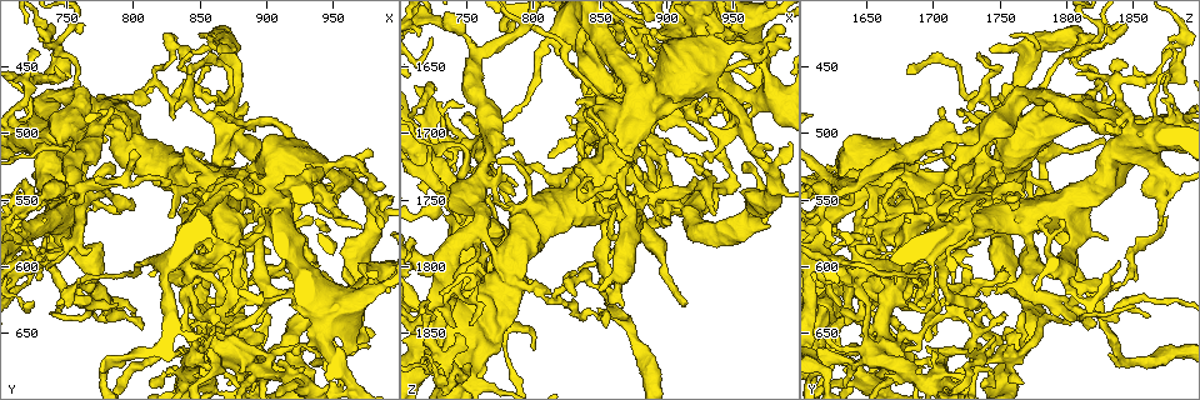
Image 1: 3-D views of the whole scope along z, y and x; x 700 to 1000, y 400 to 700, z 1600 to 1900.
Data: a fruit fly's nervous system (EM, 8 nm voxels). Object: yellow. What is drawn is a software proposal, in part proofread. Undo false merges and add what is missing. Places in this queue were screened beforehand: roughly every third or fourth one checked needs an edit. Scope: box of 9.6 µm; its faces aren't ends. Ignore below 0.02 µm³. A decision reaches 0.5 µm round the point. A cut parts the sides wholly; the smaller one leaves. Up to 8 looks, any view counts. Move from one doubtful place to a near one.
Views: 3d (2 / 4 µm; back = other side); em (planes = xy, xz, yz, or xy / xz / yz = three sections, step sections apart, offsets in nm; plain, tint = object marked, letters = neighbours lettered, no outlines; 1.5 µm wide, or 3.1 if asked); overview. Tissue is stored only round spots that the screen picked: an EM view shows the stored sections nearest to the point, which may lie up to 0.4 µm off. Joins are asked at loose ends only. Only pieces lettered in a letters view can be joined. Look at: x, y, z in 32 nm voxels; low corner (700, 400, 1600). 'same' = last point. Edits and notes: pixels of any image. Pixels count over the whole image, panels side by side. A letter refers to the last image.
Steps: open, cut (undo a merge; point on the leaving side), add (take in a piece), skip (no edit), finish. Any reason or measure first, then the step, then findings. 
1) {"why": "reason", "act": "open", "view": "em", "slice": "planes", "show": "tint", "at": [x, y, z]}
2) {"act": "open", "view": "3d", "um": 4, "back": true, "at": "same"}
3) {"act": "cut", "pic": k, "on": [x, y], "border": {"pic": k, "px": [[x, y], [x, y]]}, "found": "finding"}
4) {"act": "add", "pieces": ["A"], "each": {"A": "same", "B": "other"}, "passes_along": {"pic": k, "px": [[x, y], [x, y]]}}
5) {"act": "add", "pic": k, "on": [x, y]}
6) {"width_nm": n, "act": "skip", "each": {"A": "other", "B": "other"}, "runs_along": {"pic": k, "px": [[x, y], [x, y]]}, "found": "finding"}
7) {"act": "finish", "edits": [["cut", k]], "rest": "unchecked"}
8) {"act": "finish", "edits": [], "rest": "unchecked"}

{"why": "calibre changes", "act": "open", "view": "3d", "um": 4, "back": true, "at": [762, 504, 1730]}

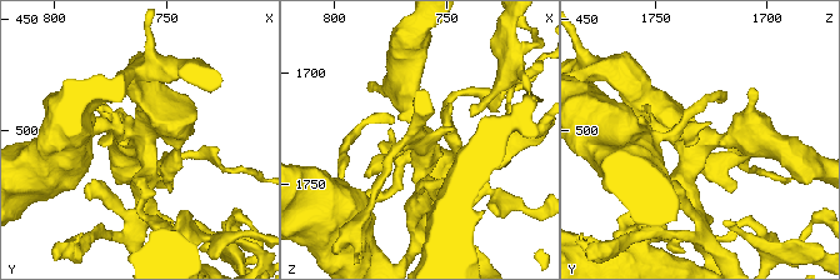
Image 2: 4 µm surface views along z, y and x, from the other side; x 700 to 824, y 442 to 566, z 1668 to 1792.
{"act": "open", "view": "em", "slice": "xy", "step": 8, "show": "tint", "at": [761, 503, 1732]}

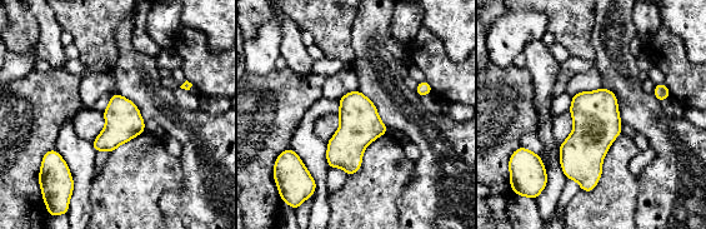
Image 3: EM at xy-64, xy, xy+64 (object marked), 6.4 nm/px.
{"act": "open", "view": "em", "slice": "planes", "show": "letters", "at": "same"}

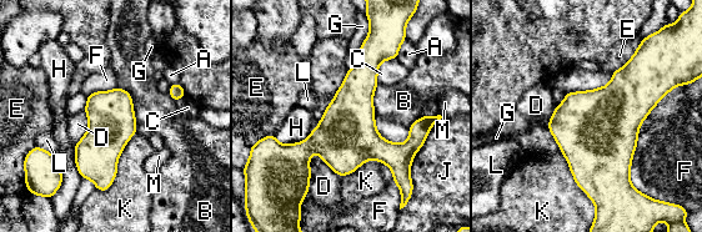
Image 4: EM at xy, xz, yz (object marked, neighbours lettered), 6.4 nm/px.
{"longest_contact_nm": ["K", 460], "act": "skip", "each": {"A": "other", "B": "other", "C": "other", "D": "other", "E": "other", "F": "other", "G": "other", "H": "other", "J": "other", "K": "other", "L": "other", "M": "other"}, "found": "continuous, no second neuron"}

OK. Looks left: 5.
{"why": "thin end", "act": "open", "view": "em", "slice": "xy", "step": 8, "show": "tint", "at": [724, 438, 1878]}

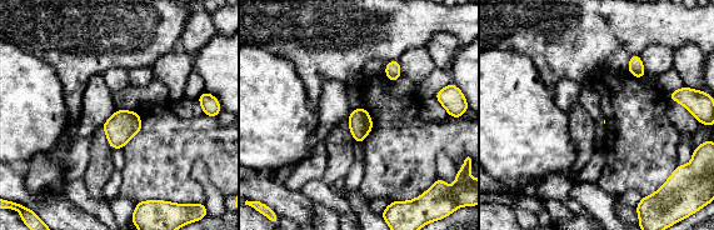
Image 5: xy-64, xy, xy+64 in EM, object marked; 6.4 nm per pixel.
{"why": "another direction", "act": "open", "view": "em", "slice": "planes", "show": "letters", "at": "same"}

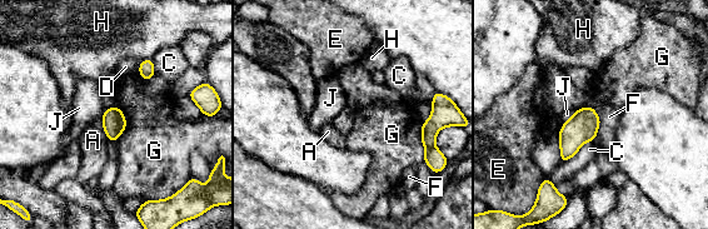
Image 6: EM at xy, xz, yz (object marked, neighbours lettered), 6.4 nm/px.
{"act": "skip", "each": {"A": "other", "C": "other", "D": "other", "E": "other", "F": "other", "G": "other", "H": "other", "J": "other"}, "border": {"pic": 6, "px": [[587, 105], [599, 119], [594, 140]]}, "found": "none of them fits"}

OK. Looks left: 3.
{"why": "branch point", "act": "open", "view": "em", "slice": "planes", "show": "tint", "at": [734, 598, 1710]}

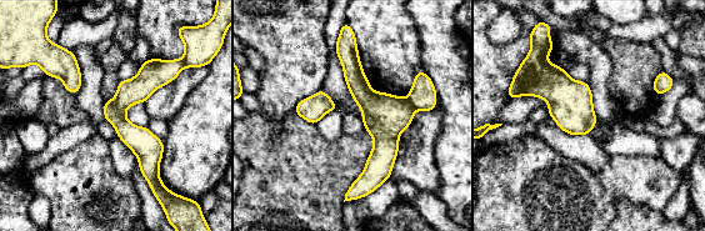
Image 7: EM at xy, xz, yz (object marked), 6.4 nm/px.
{"act": "open", "view": "em", "slice": "planes", "show": "letters", "at": "same"}

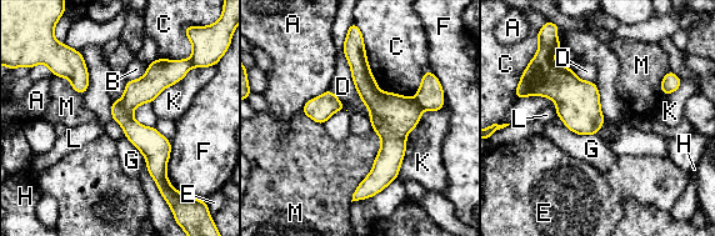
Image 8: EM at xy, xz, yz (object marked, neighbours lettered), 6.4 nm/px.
{"width_nm": 140, "act": "skip", "each": {"A": "other", "B": "other", "C": "other", "D": "other", "E": "other", "F": "other", "G": "other", "H": "other", "K": "other", "L": "other", "M": "other"}, "runs_along": {"pic": 8, "px": [[178, 71], [128, 108], [159, 181]]}, "found": "all the same neuron"}

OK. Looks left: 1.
{"act": "finish", "edits": [], "rest": "unchecked"}

